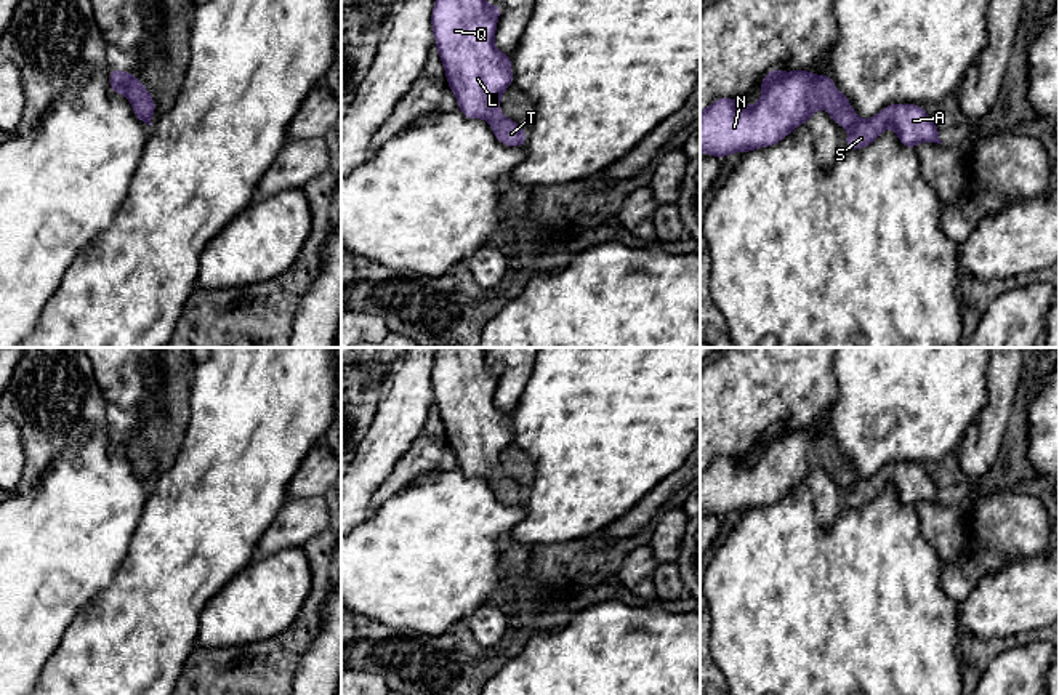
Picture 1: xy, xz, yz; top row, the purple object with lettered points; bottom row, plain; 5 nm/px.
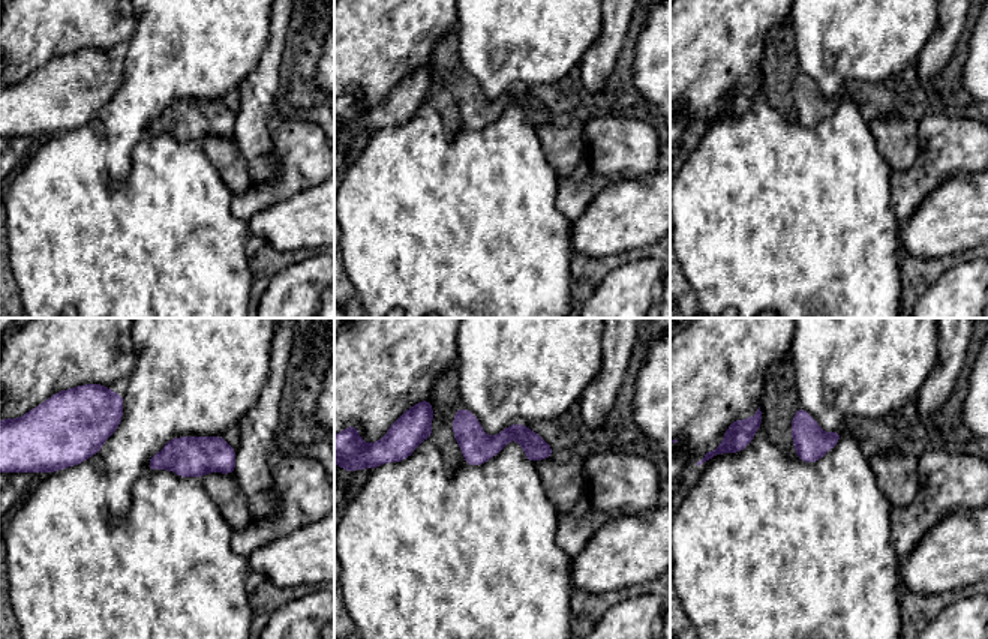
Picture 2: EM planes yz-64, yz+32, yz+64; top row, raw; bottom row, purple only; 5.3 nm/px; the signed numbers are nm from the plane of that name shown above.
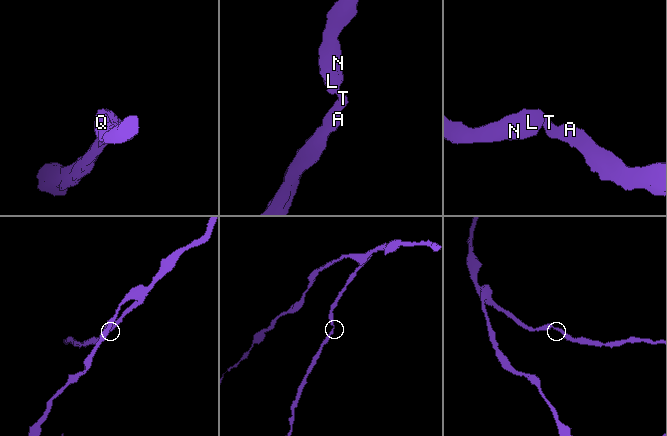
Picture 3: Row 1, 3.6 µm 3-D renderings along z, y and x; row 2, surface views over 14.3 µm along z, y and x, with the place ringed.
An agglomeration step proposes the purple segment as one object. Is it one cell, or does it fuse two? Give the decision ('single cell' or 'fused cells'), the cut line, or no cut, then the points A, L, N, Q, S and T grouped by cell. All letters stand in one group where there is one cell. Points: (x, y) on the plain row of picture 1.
single cell; cut none; groups A L N Q S T

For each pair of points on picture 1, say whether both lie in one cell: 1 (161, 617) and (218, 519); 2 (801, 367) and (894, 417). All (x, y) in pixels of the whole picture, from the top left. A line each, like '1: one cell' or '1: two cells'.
1: one cell
2: two cells

